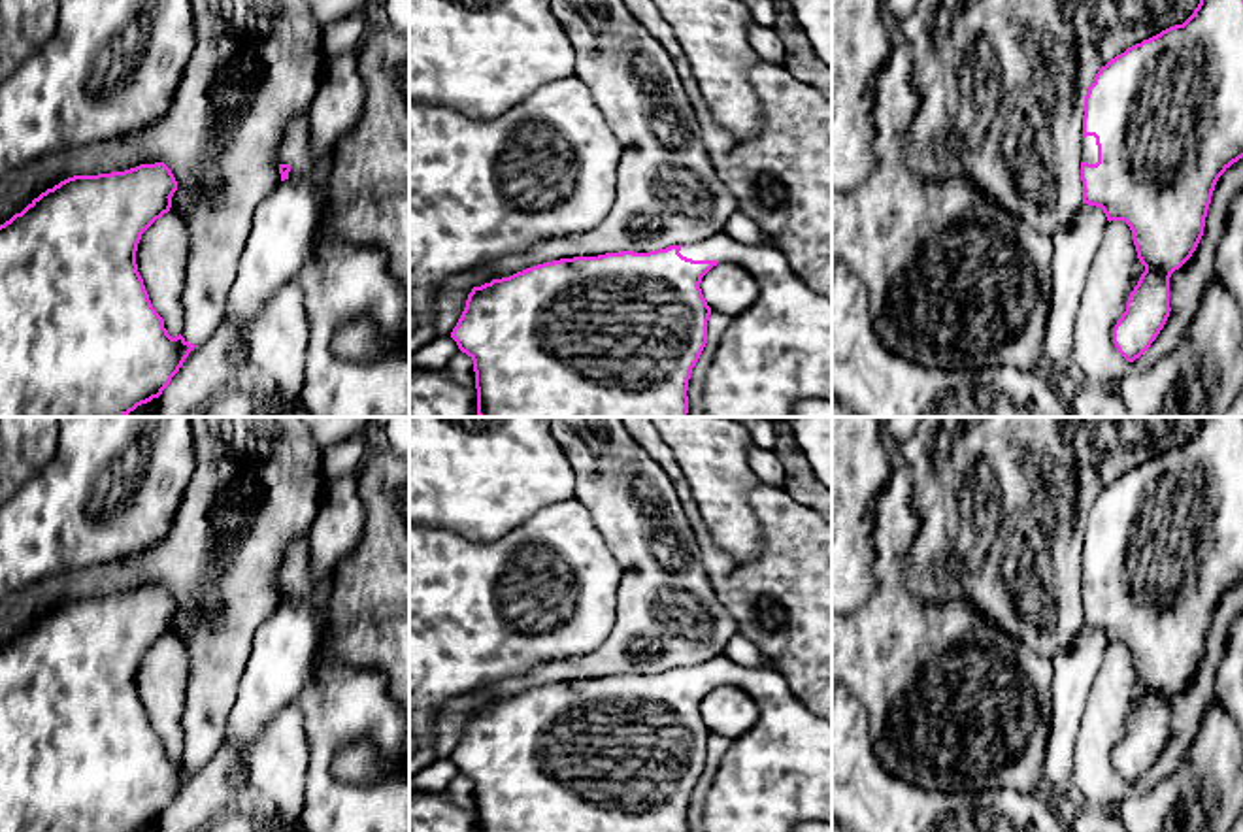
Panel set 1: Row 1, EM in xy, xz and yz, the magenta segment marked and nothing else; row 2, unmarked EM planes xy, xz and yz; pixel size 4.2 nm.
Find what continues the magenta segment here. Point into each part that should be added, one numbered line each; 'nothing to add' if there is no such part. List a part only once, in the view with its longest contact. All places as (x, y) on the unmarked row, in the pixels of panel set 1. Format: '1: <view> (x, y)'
1: yz (1089, 566)

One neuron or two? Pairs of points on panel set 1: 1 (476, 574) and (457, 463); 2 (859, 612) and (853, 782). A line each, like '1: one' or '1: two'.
1: two
2: two

